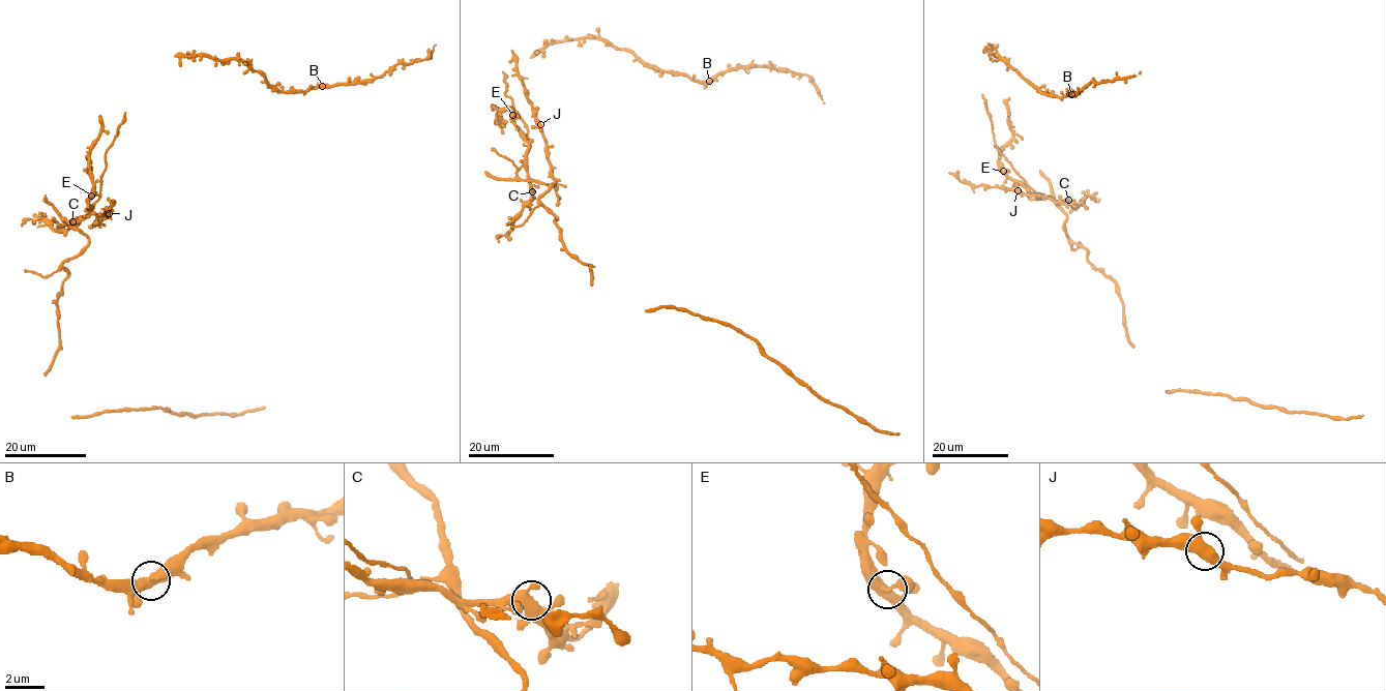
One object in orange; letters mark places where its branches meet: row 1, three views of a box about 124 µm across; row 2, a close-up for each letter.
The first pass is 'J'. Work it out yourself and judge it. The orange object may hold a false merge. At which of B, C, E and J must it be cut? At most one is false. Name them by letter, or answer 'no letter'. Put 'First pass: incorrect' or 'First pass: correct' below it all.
no letter
First pass: incorrect

